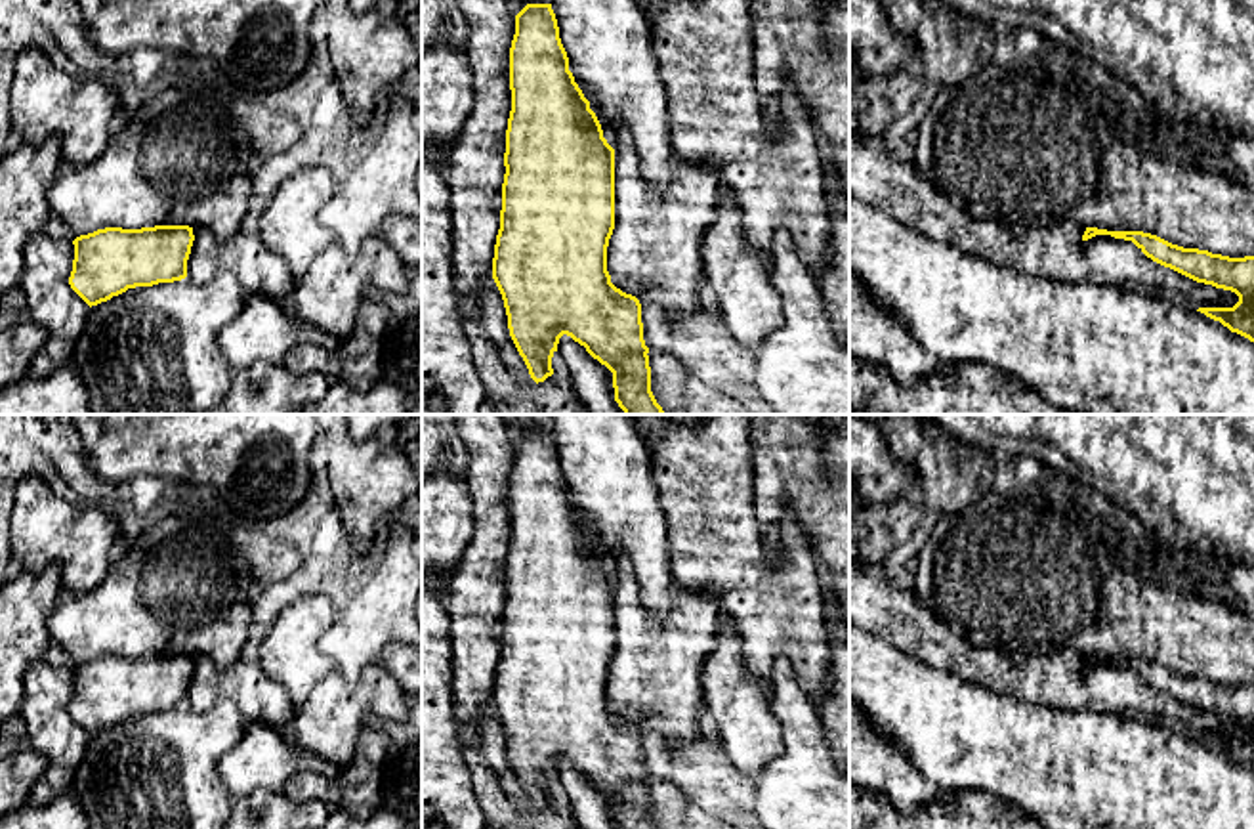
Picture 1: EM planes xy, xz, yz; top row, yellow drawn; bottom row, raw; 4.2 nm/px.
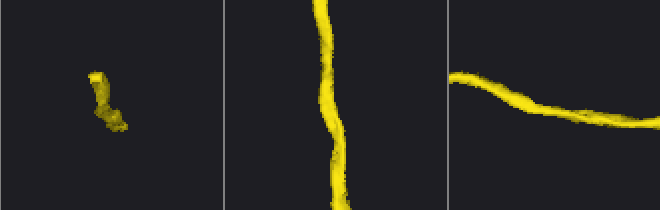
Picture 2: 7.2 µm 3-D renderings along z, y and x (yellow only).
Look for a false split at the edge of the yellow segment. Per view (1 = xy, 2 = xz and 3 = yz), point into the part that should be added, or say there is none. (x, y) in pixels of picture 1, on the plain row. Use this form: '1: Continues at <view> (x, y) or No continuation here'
1: No continuation here
2: No continuation here
3: No continuation here

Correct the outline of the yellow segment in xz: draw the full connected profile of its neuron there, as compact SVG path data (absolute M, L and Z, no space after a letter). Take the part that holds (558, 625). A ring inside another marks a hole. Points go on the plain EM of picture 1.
M527 432L515 443L510 518L506 602L492 686L510 764L536 812L554 802L552 785L567 762L613 800L615 829L657 829L641 732L617 716L607 699L615 657L615 577L569 499L552 432Z

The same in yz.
M1086 655L1082 669L1096 663L1132 669L1153 690L1197 711L1235 720L1239 730L1233 735L1199 735L1197 739L1254 770L1254 684L1229 686L1208 678L1183 676L1143 659Z

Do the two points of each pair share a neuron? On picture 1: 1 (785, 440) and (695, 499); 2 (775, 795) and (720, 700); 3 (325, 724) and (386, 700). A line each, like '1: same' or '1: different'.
1: different
2: different
3: same

